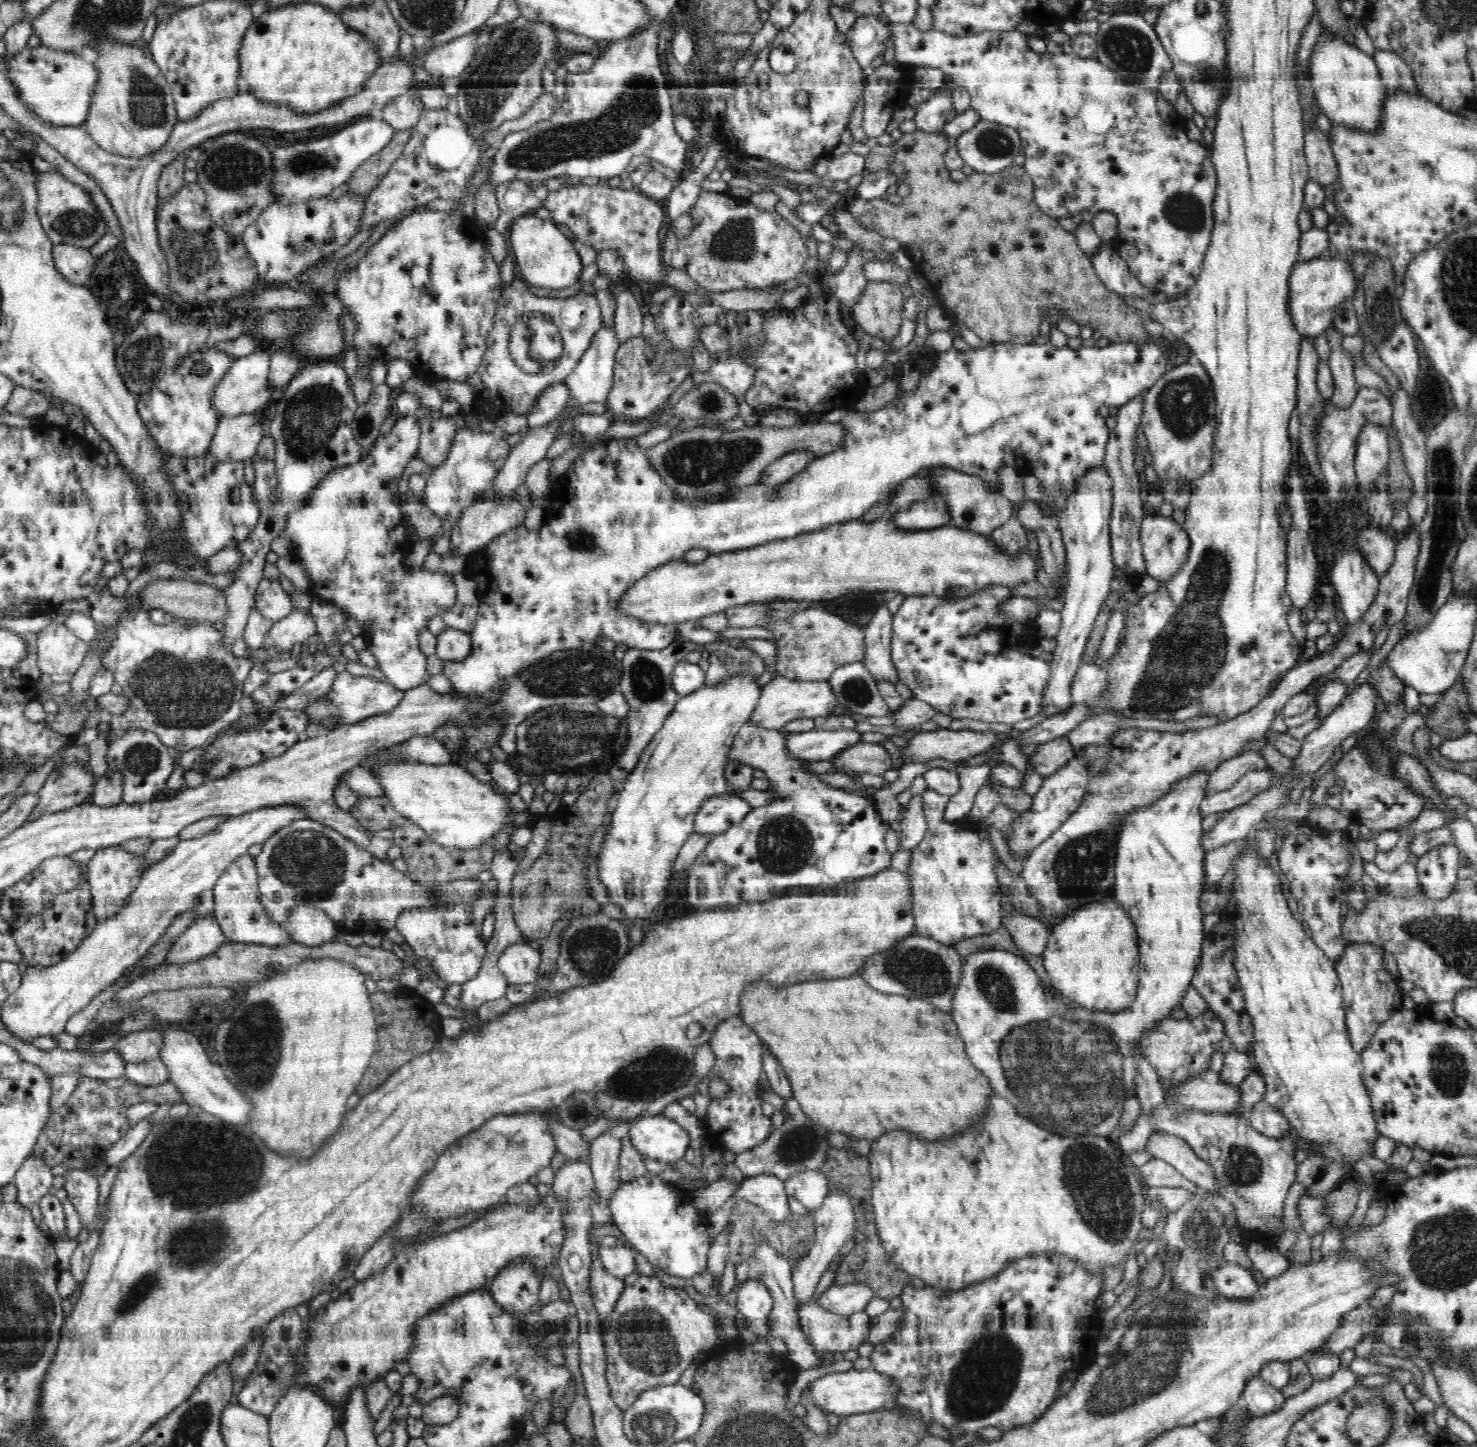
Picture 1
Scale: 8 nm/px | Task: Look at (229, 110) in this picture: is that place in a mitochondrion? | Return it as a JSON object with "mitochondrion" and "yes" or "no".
{"mitochondrion":"no"}

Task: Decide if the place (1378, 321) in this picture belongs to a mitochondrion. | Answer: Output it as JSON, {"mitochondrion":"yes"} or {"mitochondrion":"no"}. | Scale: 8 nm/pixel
{"mitochondrion":"yes"}

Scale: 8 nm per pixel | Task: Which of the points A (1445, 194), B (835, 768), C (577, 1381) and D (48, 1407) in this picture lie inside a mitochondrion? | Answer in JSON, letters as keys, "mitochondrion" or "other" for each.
{"A":"other","B":"other","C":"other","D":"other"}

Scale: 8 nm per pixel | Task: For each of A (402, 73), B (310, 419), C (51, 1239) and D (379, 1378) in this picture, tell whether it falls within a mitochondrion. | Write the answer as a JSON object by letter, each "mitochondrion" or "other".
{"A":"other","B":"mitochondrion","C":"other","D":"other"}

